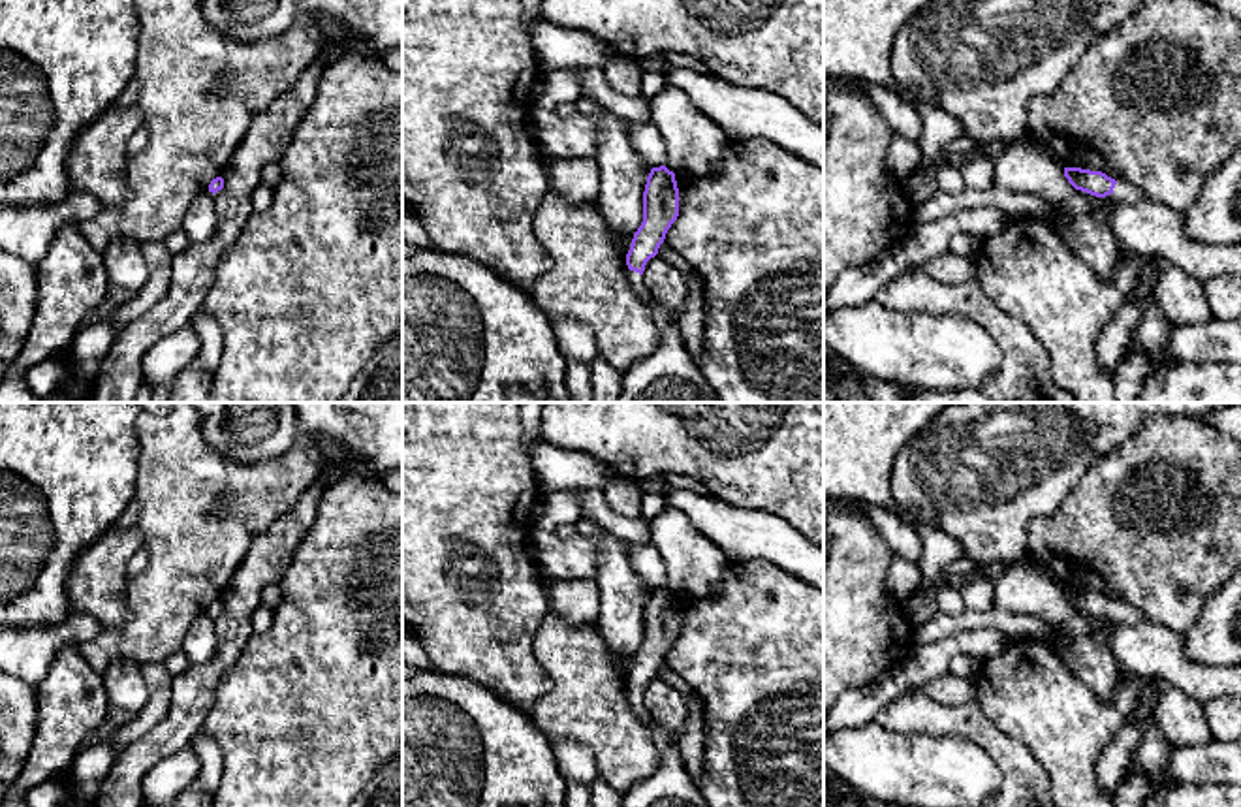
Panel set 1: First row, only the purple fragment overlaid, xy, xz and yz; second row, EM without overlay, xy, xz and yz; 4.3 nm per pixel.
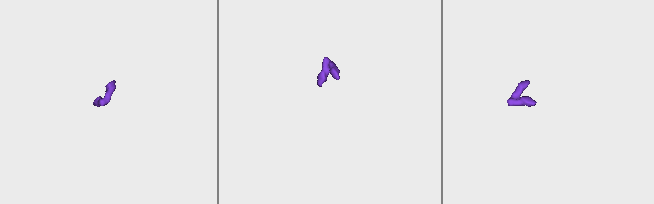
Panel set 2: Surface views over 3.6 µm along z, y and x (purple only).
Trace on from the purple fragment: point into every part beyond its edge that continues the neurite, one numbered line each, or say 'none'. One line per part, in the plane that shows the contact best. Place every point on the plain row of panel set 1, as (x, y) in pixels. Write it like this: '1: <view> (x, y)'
1: yz (1125, 614)

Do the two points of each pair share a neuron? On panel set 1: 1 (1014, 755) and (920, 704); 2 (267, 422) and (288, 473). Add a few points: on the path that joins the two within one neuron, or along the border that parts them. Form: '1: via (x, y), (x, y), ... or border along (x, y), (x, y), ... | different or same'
1: via (991, 740), (973, 725), (942, 721) | same
2: border along (298, 441), (275, 458), (237, 463) | different

